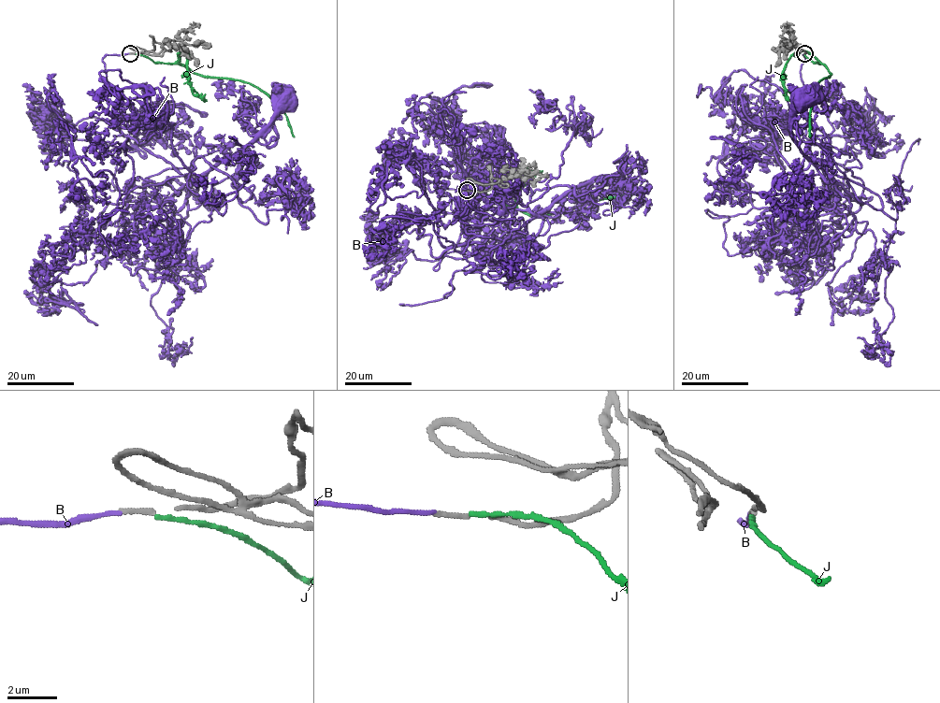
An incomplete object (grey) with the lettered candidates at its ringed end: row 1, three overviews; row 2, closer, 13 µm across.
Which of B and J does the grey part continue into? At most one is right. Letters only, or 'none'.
B

